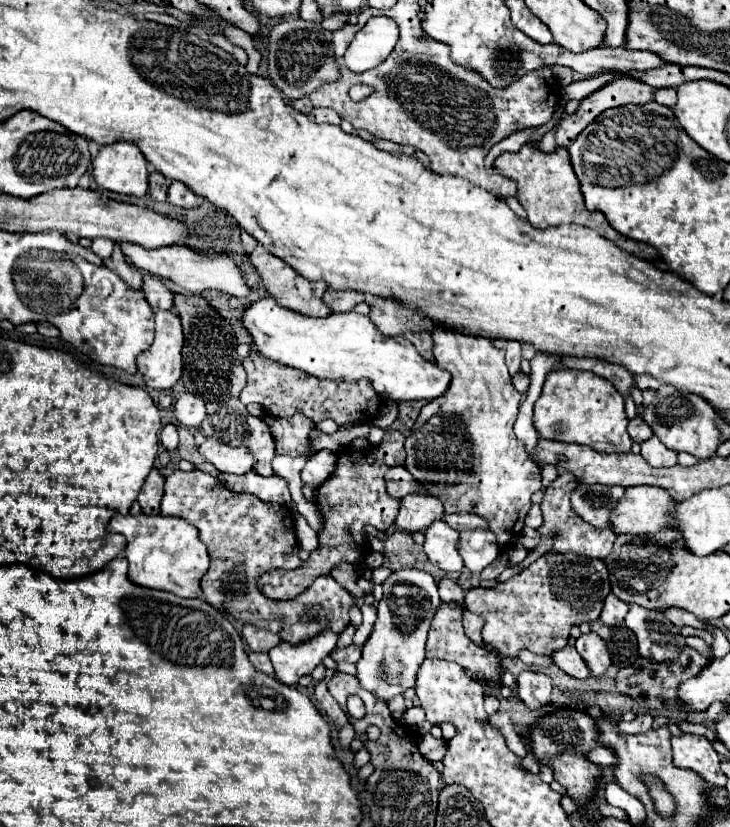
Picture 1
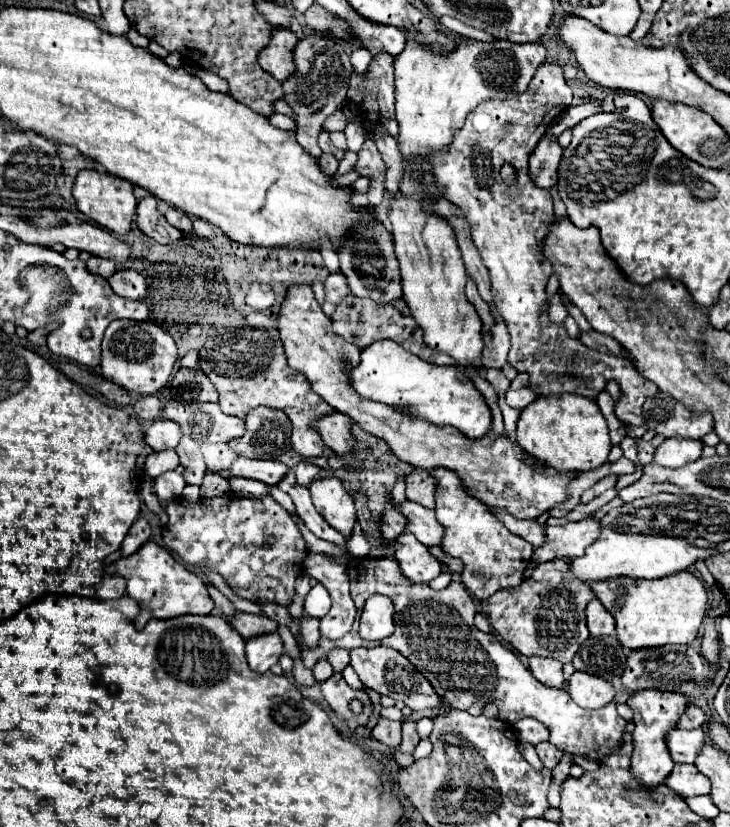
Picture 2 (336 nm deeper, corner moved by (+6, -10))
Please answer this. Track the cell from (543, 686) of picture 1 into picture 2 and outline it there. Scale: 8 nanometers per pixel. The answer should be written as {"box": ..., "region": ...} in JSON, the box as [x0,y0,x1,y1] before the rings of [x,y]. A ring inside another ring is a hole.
{"box":[513,718,549,746],"region":[[[521,718],[513,726],[515,726],[517,738],[521,742],[529,742],[535,746],[535,744],[545,742],[549,738],[549,728],[543,722],[537,722],[535,718]]]}

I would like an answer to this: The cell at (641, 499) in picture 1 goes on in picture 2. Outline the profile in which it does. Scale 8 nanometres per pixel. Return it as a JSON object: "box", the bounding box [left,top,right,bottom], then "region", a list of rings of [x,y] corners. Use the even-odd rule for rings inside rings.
{"box":[533,518,601,562],"region":[[[597,518],[567,522],[563,526],[547,526],[547,540],[533,552],[533,558],[535,562],[547,562],[553,558],[577,558],[599,536],[601,522]]]}

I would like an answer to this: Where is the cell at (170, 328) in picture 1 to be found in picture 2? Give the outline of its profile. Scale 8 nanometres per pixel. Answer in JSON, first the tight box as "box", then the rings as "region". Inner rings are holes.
{"box":[99,320,177,396],"region":[[[113,320],[113,324],[105,330],[99,372],[101,376],[119,384],[125,390],[137,392],[141,396],[159,392],[169,382],[175,362],[177,362],[177,346],[173,336],[151,320],[145,322]]]}

